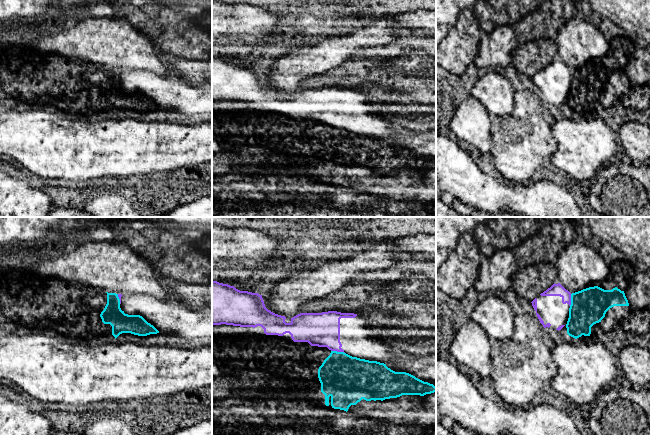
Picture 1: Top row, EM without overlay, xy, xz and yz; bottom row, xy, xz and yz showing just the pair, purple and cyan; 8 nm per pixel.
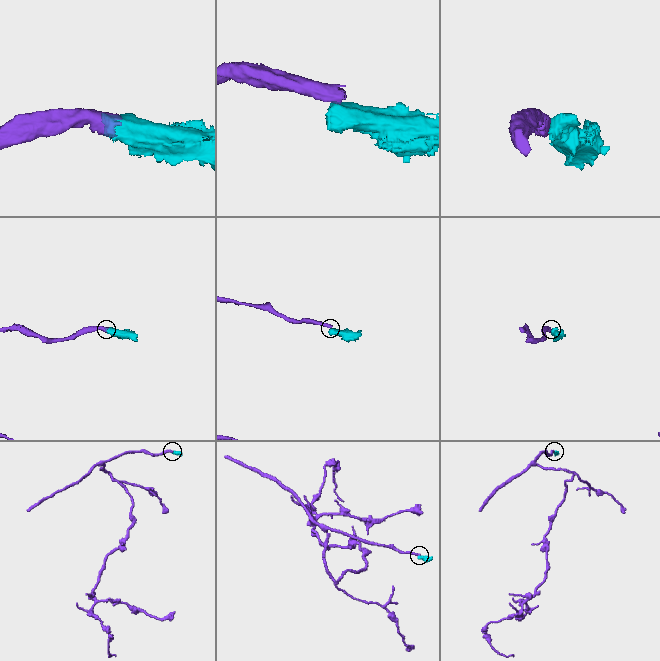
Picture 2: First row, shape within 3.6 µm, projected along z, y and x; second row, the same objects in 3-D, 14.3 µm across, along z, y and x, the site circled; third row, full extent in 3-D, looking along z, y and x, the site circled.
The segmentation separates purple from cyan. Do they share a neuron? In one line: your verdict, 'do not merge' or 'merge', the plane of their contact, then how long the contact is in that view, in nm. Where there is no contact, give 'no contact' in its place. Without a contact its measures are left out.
do not merge; contact in xz; length 110 nm

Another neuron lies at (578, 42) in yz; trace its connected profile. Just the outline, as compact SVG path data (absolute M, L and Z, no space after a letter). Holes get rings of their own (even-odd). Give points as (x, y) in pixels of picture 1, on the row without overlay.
M581 15L567 20L558 30L554 41L557 47L556 57L571 70L598 62L609 50L604 35Z

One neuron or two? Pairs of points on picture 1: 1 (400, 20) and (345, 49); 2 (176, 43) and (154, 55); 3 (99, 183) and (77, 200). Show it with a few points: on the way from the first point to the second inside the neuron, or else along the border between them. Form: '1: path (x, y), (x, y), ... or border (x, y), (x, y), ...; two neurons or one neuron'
1: border (392, 19), (395, 27), (401, 33); two neurons
2: border (145, 33), (163, 53); two neurons
3: path (94, 187), (82, 195); one neuron

